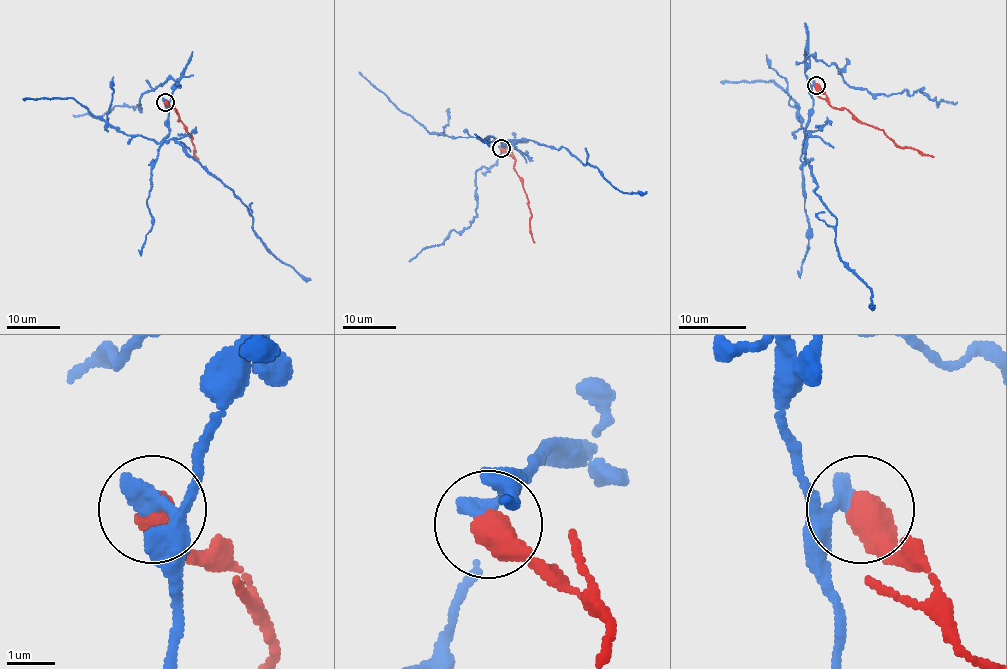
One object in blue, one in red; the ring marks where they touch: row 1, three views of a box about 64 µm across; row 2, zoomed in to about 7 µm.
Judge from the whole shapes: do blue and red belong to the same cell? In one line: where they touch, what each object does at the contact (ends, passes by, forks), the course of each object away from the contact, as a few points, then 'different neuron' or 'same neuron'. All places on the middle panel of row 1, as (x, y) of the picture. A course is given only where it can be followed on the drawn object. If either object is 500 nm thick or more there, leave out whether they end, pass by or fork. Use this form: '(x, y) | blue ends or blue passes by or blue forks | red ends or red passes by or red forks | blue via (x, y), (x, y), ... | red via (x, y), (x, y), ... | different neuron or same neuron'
(501, 148) | blue via (500, 148), (503, 140), (534, 140), (557, 149), (565, 147), (582, 164), (594, 165), (620, 191), (647, 191) | red via (502, 148), (515, 160), (514, 171), (529, 202), (534, 242) | different neuron

